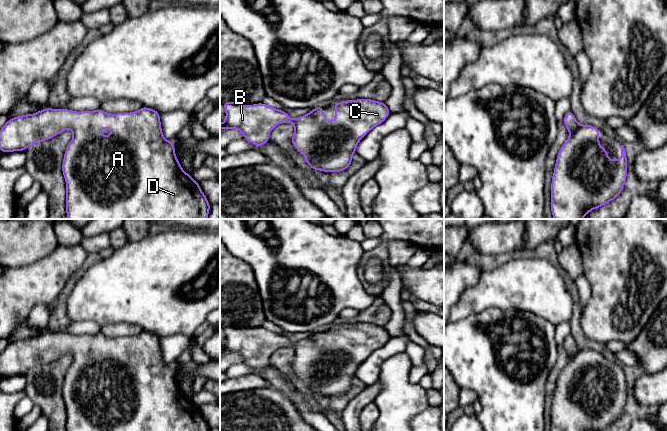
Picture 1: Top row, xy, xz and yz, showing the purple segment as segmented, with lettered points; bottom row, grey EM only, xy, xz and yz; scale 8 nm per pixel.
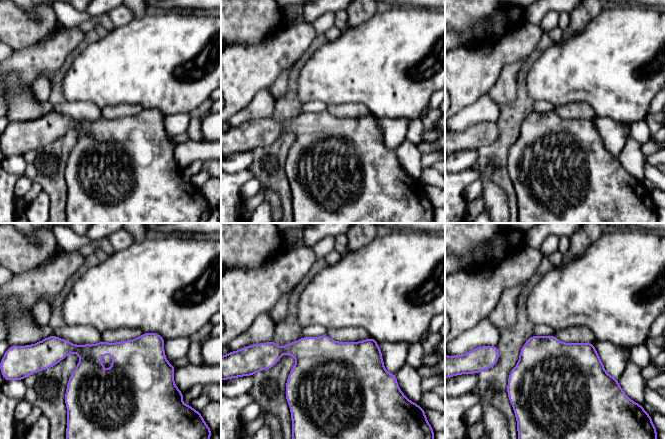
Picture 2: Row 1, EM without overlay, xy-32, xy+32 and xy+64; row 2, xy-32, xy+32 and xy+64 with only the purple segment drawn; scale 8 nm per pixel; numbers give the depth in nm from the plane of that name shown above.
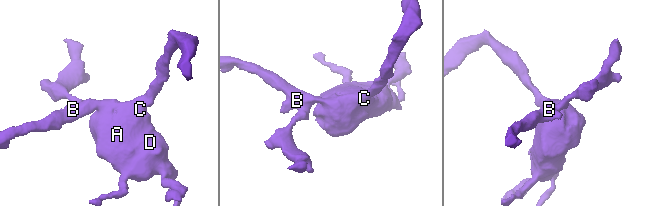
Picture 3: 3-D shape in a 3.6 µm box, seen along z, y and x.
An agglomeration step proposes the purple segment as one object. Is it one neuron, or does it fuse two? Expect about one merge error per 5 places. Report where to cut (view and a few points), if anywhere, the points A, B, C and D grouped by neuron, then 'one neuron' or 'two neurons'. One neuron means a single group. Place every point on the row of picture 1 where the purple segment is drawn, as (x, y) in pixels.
cut none; groups A B C D; one neuron

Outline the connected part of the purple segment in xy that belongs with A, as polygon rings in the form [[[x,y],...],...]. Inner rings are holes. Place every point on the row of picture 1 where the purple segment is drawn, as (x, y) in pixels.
[[[47,107],[34,114],[16,116],[9,119],[0,130],[0,151],[25,151],[27,147],[49,140],[66,129],[73,131],[62,163],[68,219],[207,219],[209,201],[199,183],[182,169],[175,156],[174,143],[164,138],[160,113],[148,107],[117,114],[106,113],[101,108],[92,112],[75,112]],[[109,126],[111,135],[103,136],[101,129]]]

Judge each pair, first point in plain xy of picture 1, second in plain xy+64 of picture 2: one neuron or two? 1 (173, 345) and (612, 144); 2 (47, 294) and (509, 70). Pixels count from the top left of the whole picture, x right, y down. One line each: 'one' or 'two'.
1: one
2: two

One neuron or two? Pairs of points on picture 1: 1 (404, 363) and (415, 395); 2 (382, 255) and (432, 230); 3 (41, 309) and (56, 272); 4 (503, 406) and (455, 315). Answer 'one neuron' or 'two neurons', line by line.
1: one neuron
2: one neuron
3: two neurons
4: two neurons

